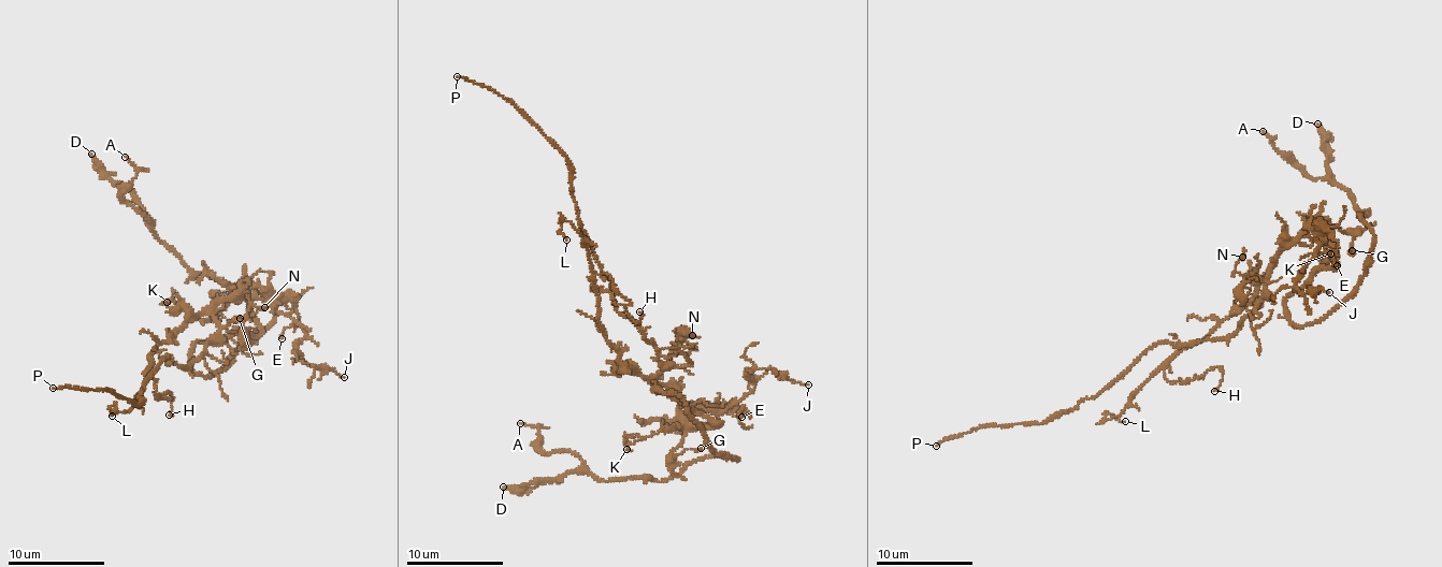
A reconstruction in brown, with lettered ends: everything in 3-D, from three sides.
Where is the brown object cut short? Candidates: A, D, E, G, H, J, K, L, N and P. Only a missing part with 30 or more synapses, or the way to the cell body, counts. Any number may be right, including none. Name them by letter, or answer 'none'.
P

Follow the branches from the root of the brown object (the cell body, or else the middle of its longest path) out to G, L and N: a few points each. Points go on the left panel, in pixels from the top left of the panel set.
G: (258, 321), (253, 311), (253, 302), (242, 292), (216, 296), (213, 310), (227, 320), (240, 318)
L: (258, 321), (244, 288), (215, 300), (162, 340), (138, 401), (112, 416)
N: (258, 321), (242, 288), (215, 308), (213, 320), (222, 325), (245, 320), (249, 307), (264, 307)

